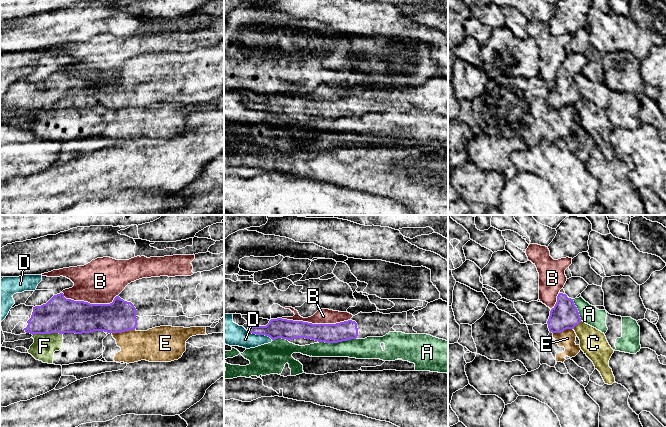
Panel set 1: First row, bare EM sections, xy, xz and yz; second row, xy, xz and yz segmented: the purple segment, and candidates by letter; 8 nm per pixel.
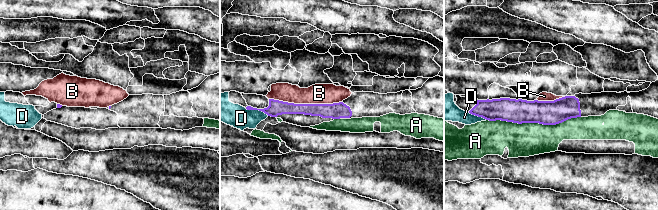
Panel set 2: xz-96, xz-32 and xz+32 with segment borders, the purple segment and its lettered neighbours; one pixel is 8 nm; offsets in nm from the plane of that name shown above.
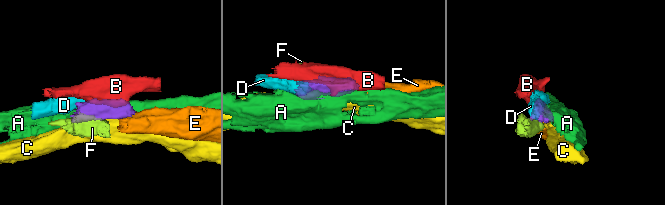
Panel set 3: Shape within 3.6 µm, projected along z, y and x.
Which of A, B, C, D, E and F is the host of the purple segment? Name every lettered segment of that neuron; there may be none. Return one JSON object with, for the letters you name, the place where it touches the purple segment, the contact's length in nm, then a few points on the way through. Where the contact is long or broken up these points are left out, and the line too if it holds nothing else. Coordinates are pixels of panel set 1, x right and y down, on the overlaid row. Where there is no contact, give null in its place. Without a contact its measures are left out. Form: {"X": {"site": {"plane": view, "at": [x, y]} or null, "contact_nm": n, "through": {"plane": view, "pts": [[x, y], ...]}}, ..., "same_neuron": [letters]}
{"same_neuron": []}

